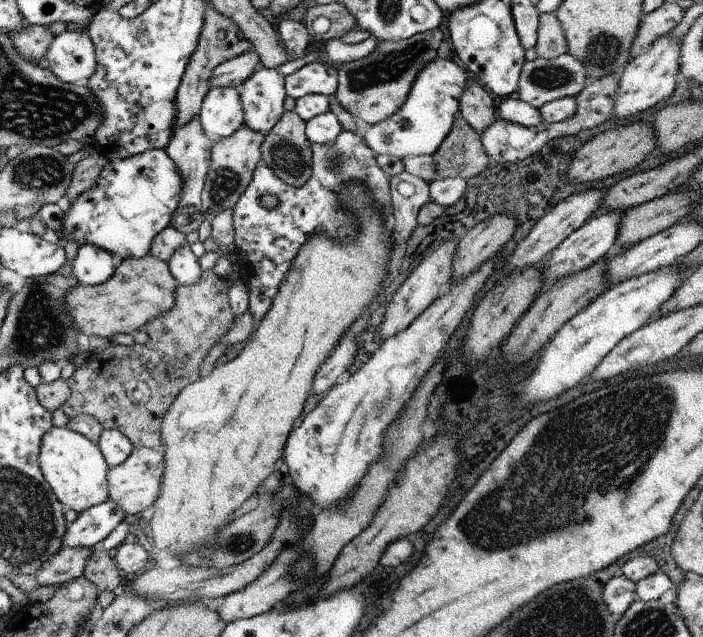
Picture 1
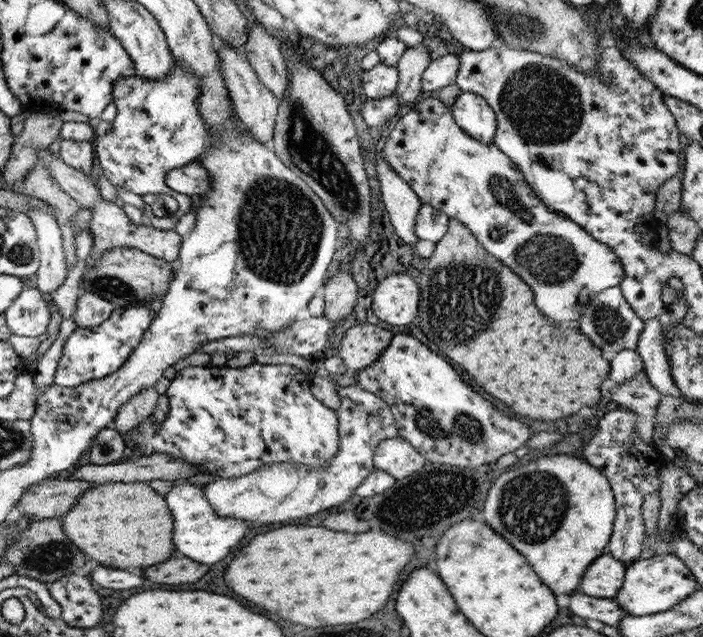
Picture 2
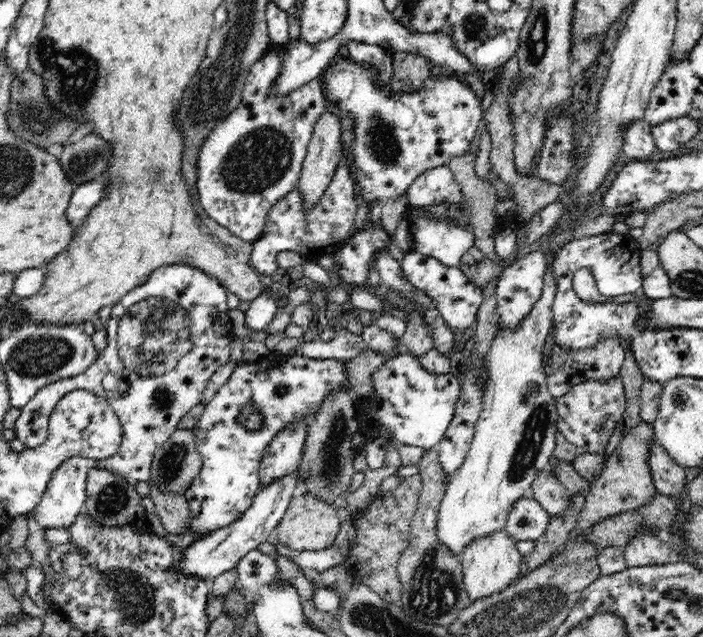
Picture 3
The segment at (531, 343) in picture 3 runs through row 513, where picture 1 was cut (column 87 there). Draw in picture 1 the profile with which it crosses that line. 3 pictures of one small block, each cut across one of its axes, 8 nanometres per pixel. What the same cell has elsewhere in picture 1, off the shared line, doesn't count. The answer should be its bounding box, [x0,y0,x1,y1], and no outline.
[37,426,108,515]

